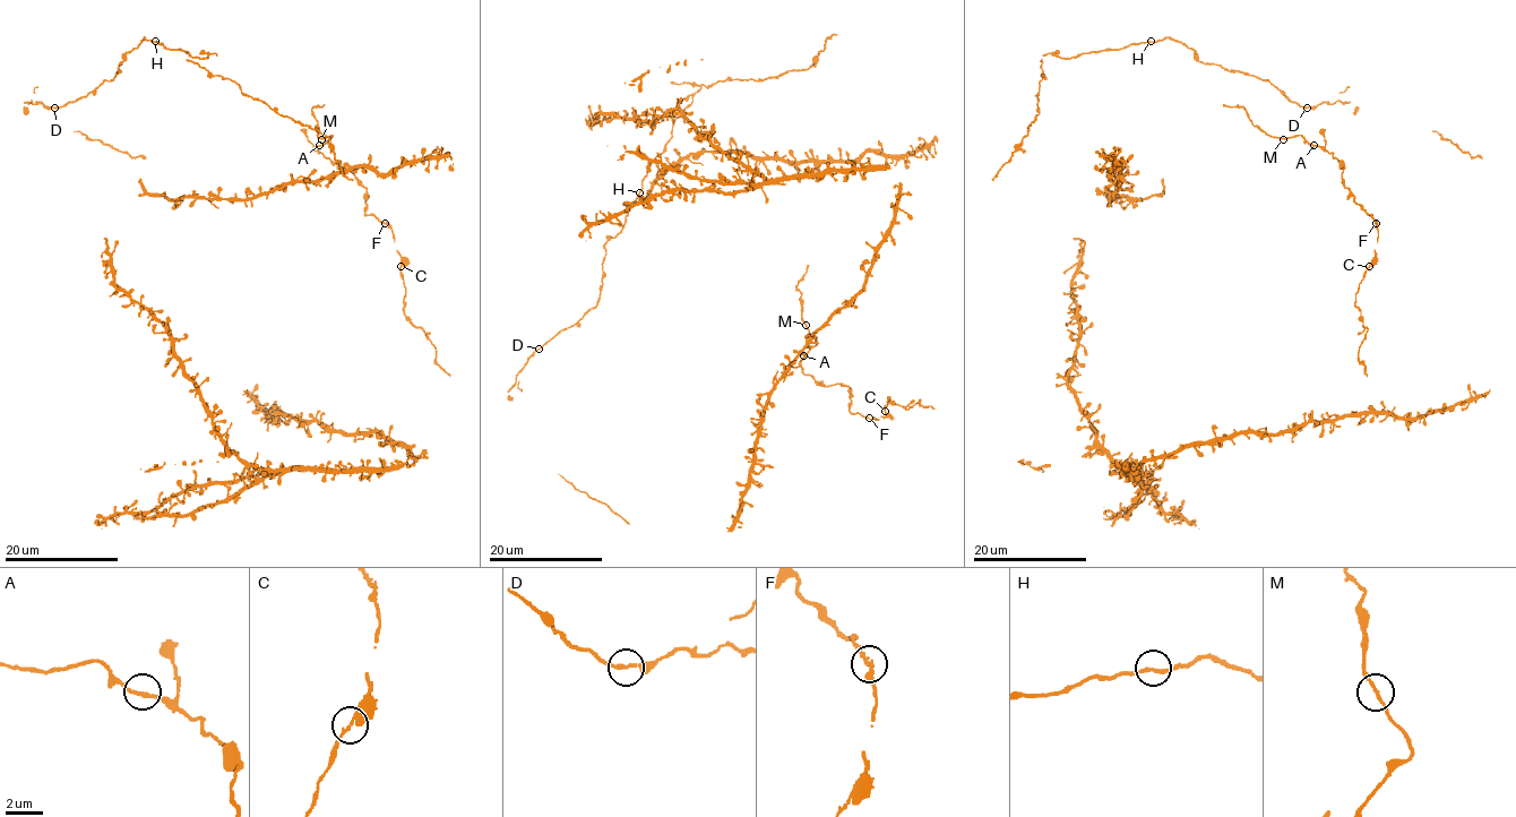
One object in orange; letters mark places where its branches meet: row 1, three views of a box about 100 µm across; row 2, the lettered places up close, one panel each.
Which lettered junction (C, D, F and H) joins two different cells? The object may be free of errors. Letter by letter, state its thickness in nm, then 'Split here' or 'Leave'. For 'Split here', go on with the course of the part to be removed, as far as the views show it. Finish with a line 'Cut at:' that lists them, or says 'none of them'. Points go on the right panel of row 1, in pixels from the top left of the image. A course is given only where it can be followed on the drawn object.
C: Thickness 180 nm. Leave
D: Thickness 160 nm. Leave
F: Thickness 180 nm. Leave
H: Thickness 200 nm. Leave
Cut at: none of them

